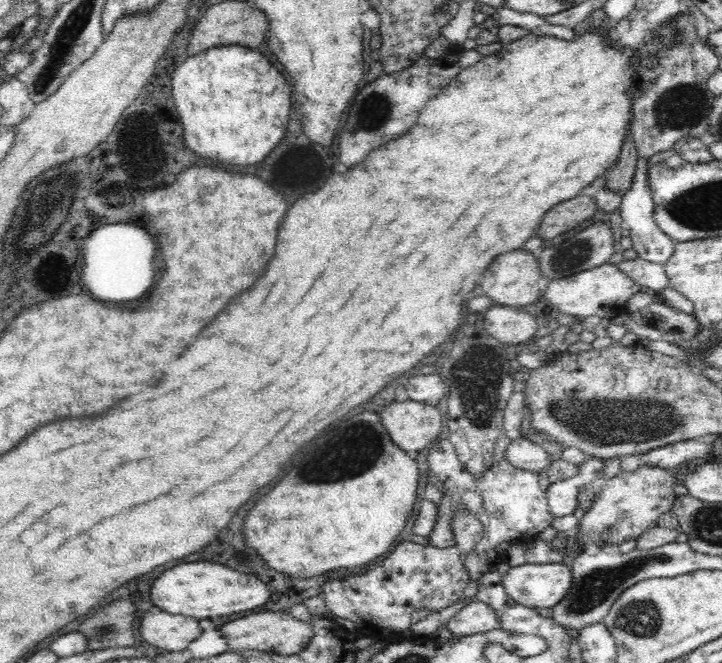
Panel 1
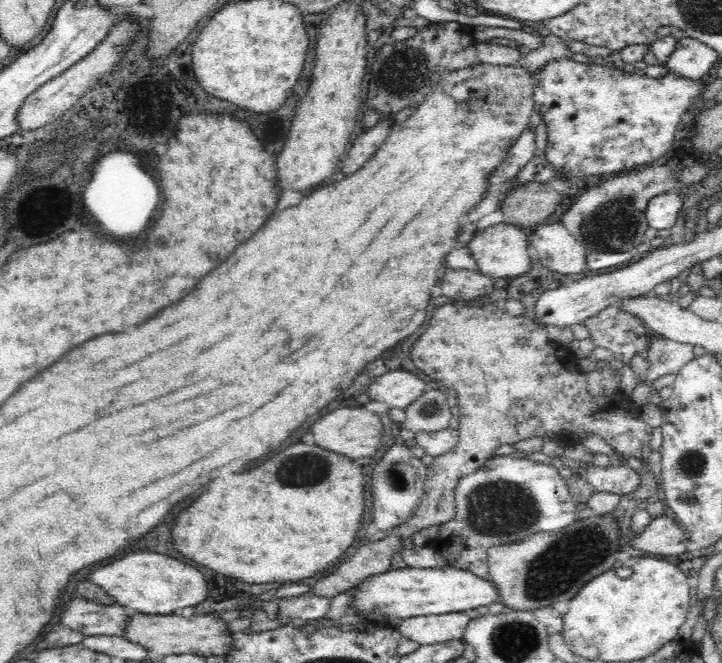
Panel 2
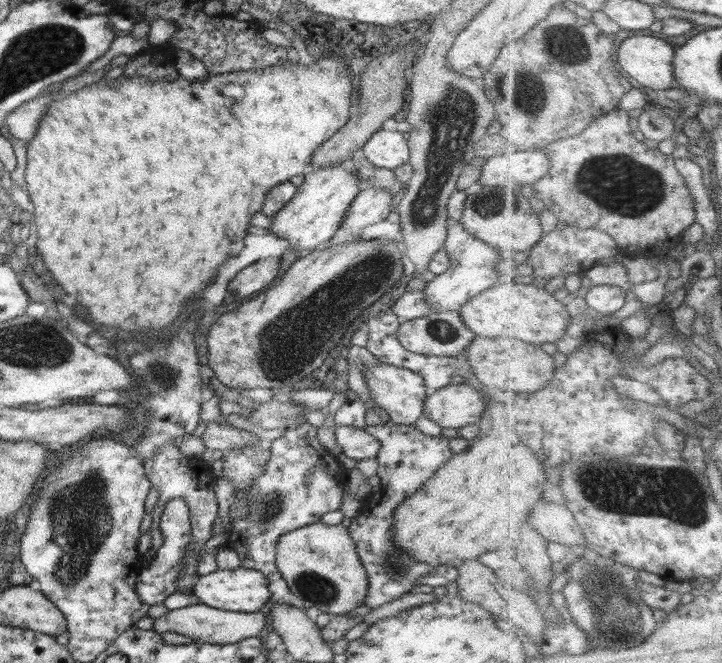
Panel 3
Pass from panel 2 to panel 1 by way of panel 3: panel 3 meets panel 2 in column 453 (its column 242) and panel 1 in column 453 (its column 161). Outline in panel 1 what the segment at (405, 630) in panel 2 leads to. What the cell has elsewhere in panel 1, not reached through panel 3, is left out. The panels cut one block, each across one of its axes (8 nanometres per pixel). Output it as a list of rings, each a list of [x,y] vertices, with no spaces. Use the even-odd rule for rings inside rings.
[[[472,601],[446,624],[452,634],[472,636],[500,629],[500,617],[482,601]]]

